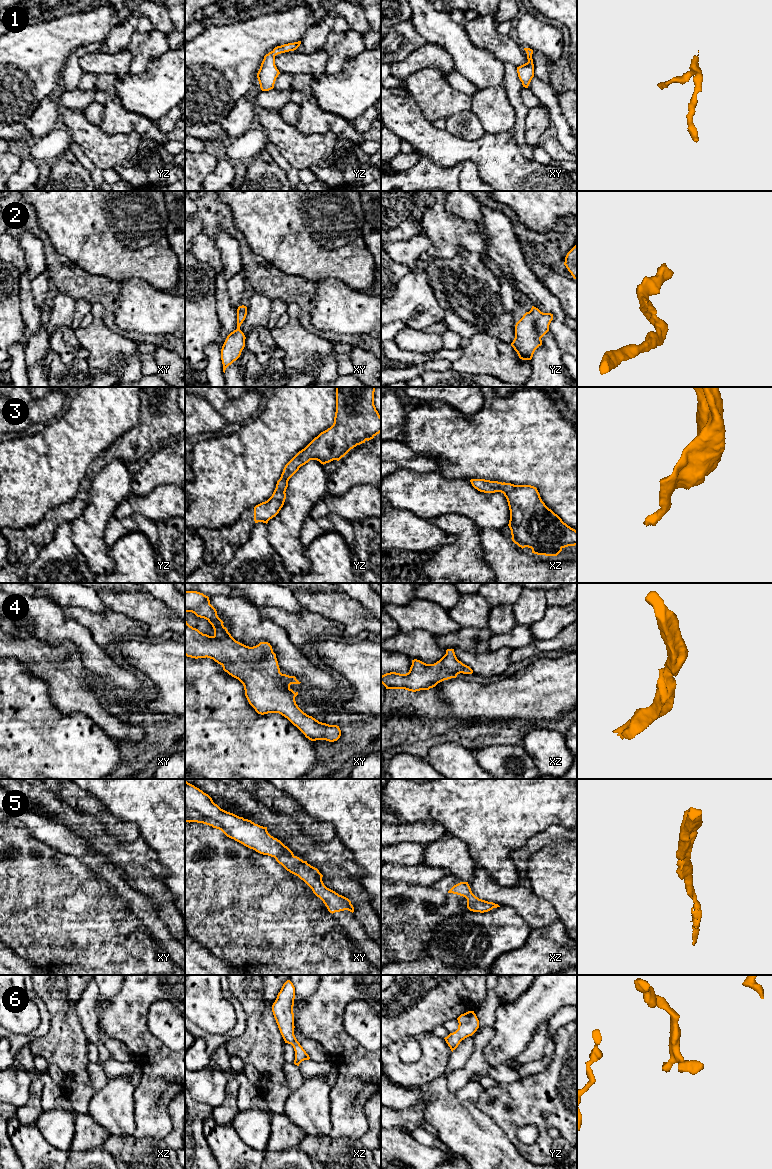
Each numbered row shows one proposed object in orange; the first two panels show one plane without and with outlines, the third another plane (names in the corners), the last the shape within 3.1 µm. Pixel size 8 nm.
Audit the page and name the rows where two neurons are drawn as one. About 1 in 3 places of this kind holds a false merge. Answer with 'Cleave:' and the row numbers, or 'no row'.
Cleave: no row

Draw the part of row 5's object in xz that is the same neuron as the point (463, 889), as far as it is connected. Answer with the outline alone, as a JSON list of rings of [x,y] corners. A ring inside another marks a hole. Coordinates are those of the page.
[[[460,882],[454,885],[448,891],[448,893],[453,893],[465,897],[467,899],[467,908],[473,912],[484,913],[492,910],[493,908],[500,907],[498,904],[488,902],[476,897],[472,893],[468,882]]]

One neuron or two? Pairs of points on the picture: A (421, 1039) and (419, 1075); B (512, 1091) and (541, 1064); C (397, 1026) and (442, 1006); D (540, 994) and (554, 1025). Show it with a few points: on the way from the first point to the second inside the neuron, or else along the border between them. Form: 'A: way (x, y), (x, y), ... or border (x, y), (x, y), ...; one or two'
A: way (426, 1048), (426, 1066); one
B: border (550, 1064), (540, 1072), (522, 1077); two
C: way (408, 1015), (419, 1006), (431, 1006); one
D: border (566, 1005), (559, 1008), (548, 1021); two

